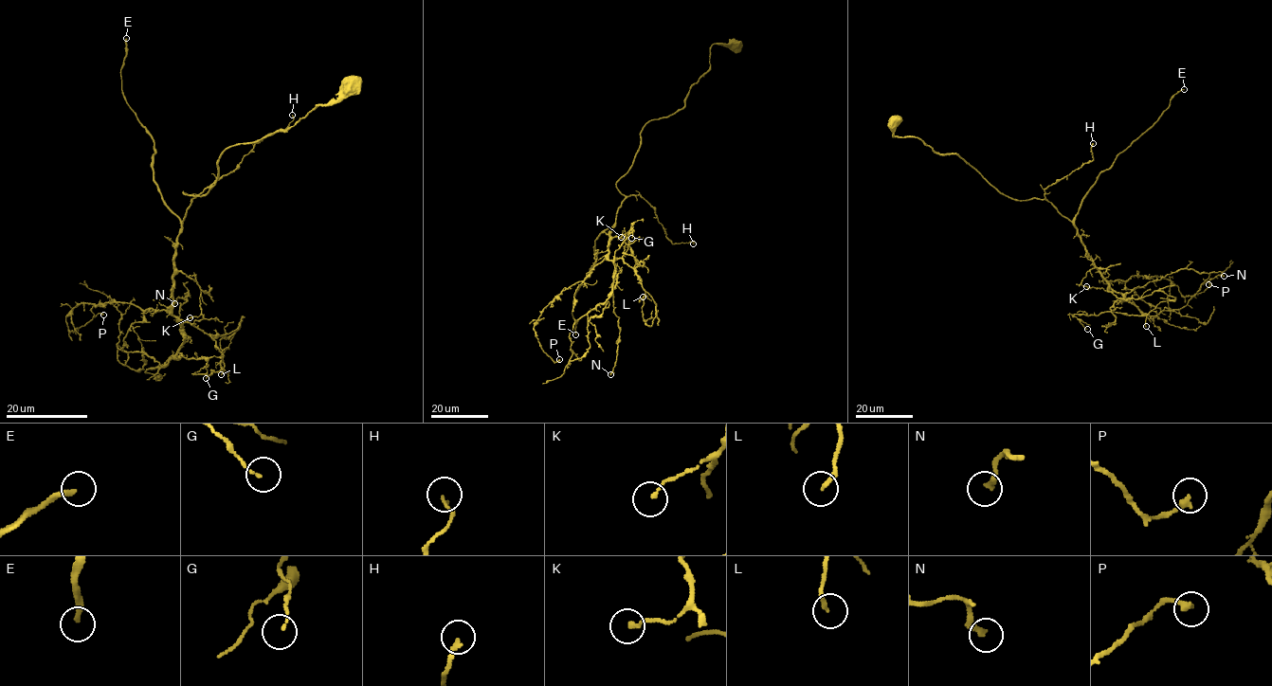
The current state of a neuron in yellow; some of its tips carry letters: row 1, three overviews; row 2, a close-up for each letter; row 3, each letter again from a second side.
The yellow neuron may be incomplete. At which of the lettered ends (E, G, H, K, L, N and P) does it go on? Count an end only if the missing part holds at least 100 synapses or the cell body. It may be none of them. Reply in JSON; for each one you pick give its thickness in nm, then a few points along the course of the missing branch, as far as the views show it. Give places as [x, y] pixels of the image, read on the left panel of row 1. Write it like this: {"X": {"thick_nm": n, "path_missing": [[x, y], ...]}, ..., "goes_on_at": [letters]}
{"E": {"thick_nm": 240}, "goes_on_at": ["E"]}

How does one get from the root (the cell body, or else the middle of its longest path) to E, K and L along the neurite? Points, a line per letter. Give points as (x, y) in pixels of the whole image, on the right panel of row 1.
E: (894, 122), (893, 135), (956, 153), (1000, 191), (1047, 200), (1072, 221), (1096, 177), (1184, 89)
K: (894, 122), (893, 135), (956, 153), (1005, 194), (1047, 200), (1093, 262), (1086, 286)
L: (894, 122), (893, 135), (956, 153), (1005, 194), (1047, 200), (1118, 297), (1174, 297), (1149, 313), (1146, 326)

